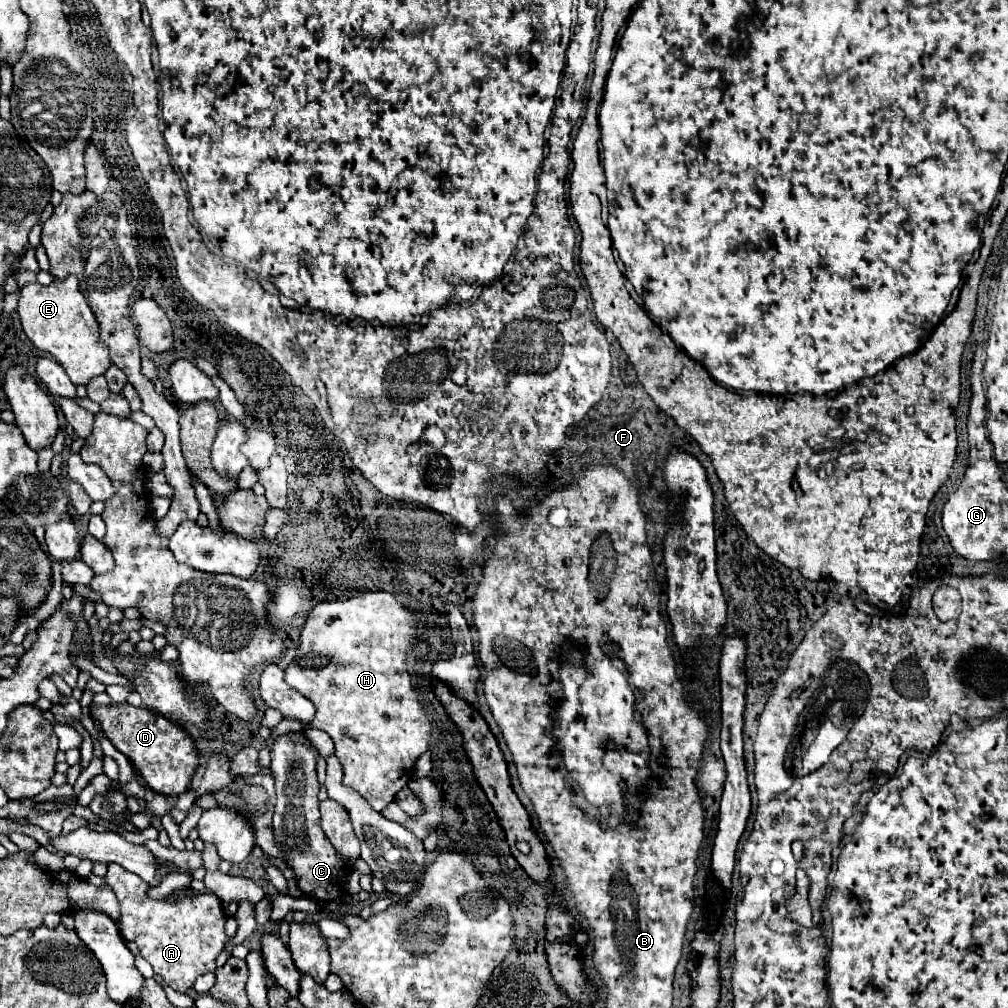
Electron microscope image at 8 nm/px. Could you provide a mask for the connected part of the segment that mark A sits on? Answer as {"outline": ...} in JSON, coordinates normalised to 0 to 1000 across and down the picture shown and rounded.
{"outline":[[[106,857],[106,861],[104,873],[118,893],[120,909],[116,919],[120,929],[124,935],[134,935],[140,940],[140,948],[172,982],[186,986],[199,966],[213,962],[213,950],[227,935],[221,921],[225,909],[219,893],[213,887],[197,887],[189,881],[174,883],[172,891],[152,893],[146,887],[150,879],[144,873],[126,865],[118,857]]]}

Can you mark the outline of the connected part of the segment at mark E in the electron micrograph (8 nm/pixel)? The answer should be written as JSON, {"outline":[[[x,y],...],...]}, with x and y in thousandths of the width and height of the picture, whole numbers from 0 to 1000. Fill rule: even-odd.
{"outline":[[[70,272],[63,278],[51,280],[49,284],[41,284],[39,280],[25,282],[19,288],[17,310],[33,343],[55,353],[72,381],[86,381],[92,373],[100,373],[108,365],[108,349],[104,349],[104,343],[98,341],[98,323],[84,294],[78,288],[76,274]]]}

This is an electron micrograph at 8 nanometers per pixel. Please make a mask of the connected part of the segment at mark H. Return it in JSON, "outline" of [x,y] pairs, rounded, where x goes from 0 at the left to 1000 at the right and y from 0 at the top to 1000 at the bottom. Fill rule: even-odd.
{"outline":[[[358,587],[342,595],[322,595],[307,607],[295,651],[283,665],[283,677],[314,702],[309,720],[322,724],[332,736],[332,750],[340,758],[340,778],[354,784],[374,806],[392,794],[392,788],[406,776],[414,752],[426,740],[428,718],[408,681],[402,653],[414,635],[428,639],[435,647],[440,637],[428,625],[416,625],[416,619],[426,617],[414,613],[410,603],[400,601],[386,587]]]}

